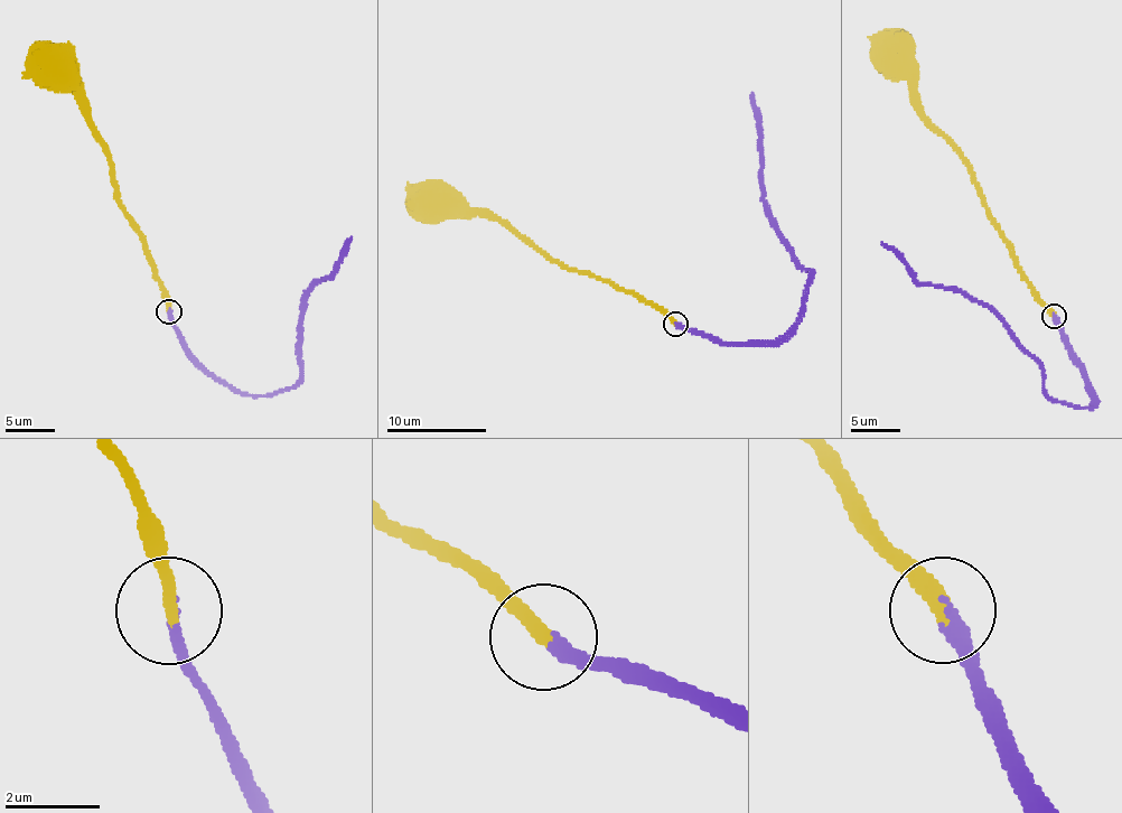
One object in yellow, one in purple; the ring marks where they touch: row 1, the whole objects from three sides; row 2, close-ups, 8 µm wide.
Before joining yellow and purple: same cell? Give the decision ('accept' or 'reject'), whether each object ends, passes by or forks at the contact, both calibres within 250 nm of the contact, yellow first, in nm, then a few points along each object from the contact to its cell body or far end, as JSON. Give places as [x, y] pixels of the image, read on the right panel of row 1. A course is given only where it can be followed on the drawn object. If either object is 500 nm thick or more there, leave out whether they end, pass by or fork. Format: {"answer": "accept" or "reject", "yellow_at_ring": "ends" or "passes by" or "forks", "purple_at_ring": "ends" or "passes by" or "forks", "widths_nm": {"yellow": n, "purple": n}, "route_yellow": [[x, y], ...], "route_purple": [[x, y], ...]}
{"answer": "accept", "yellow_at_ring": "ends", "purple_at_ring": "ends", "widths_nm": {"yellow": 340, "purple": 240}, "route_yellow": [[1053, 315], [1022, 277], [1010, 242], [960, 148], [922, 112], [915, 86], [881, 61], [881, 53], [889, 55]], "route_purple": [[1053, 315], [1094, 395], [1090, 407], [1054, 401], [1043, 365], [987, 306], [921, 284], [881, 242]]}

